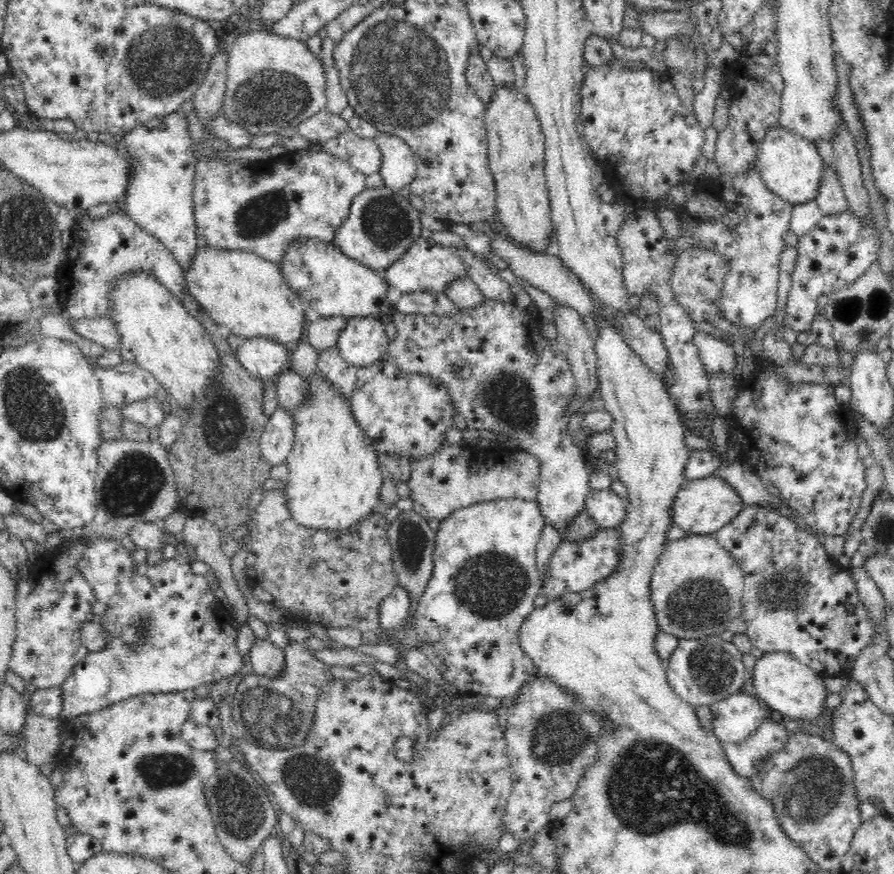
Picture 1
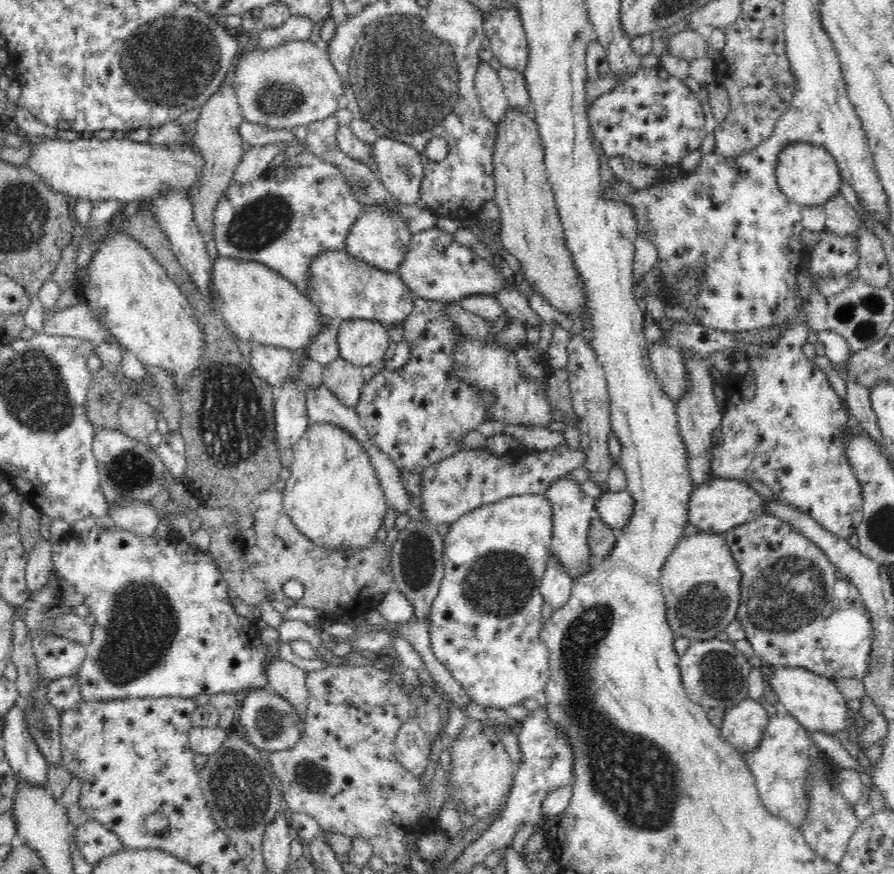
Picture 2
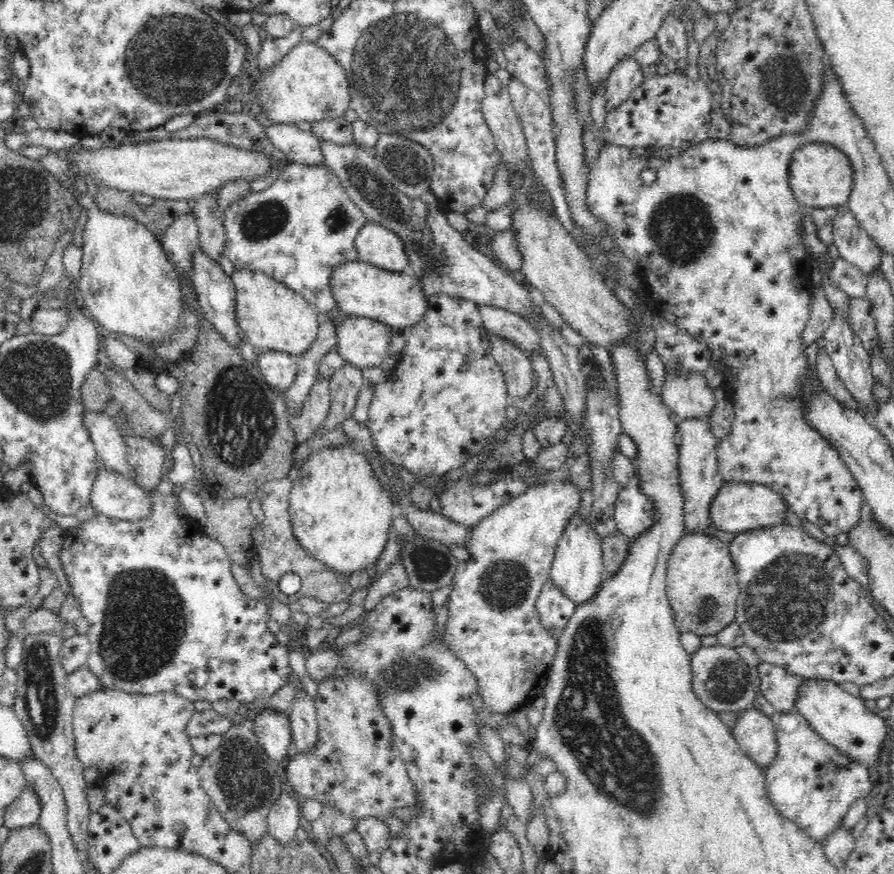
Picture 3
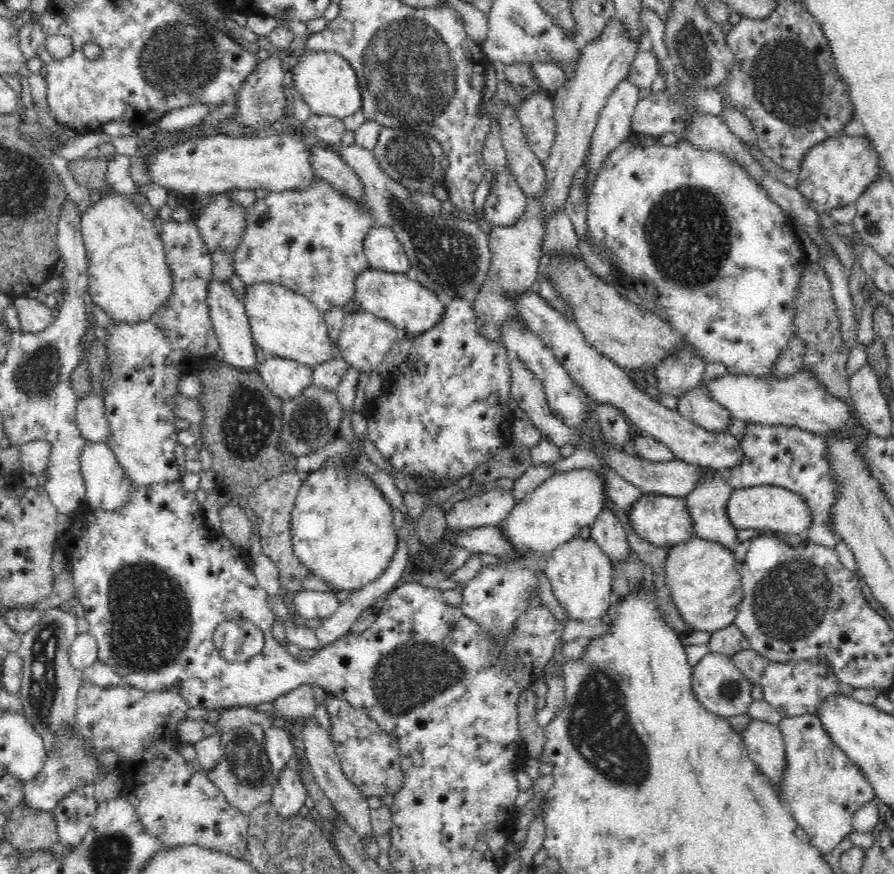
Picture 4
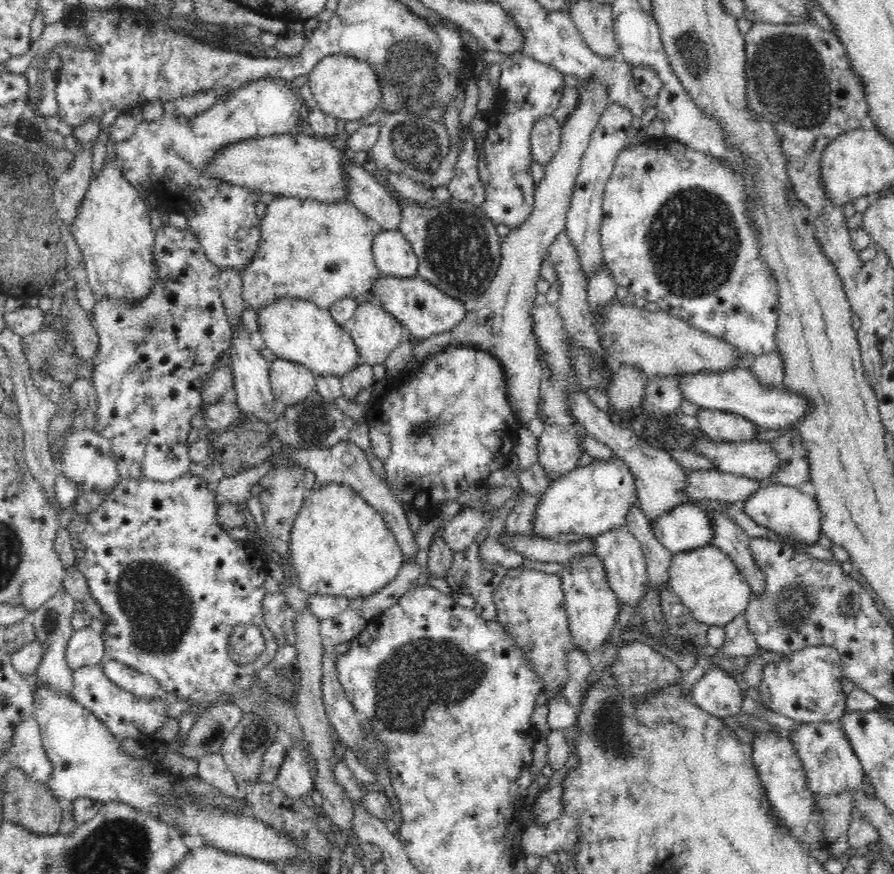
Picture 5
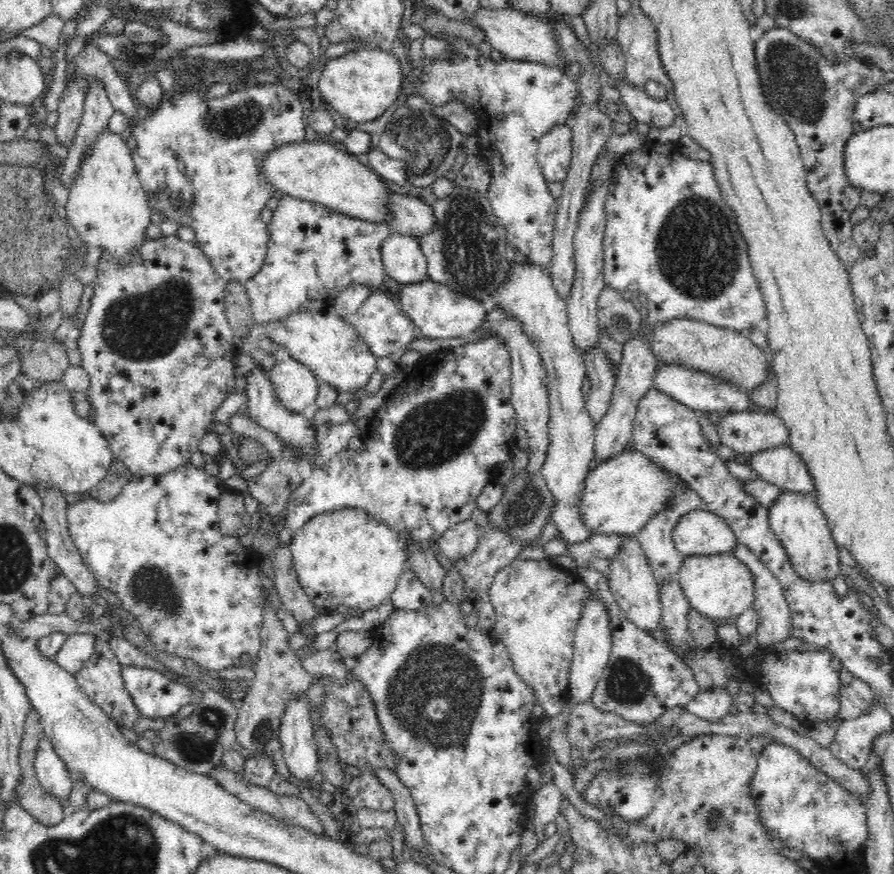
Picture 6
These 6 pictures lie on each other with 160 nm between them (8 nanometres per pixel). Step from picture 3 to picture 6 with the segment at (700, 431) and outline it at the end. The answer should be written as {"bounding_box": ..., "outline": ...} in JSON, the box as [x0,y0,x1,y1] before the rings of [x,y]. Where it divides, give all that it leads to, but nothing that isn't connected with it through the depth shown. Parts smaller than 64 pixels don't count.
{"bounding_box":[731,542,793,646],"outline":[[[740,542],[736,543],[731,554],[741,560],[750,569],[751,575],[754,576],[754,589],[756,589],[754,595],[756,595],[756,598],[754,598],[751,607],[756,610],[759,620],[756,633],[760,646],[771,646],[791,637],[790,633],[793,631],[791,610],[784,597],[784,590],[776,576],[746,545]]]}

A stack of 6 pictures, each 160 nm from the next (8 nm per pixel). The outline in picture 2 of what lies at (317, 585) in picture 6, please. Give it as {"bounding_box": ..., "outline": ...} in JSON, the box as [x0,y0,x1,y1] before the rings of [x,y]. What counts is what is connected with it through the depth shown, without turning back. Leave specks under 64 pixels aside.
{"bounding_box":[283,422,388,551],"outline":[[[311,422],[294,445],[294,462],[290,466],[290,478],[283,490],[284,513],[290,516],[298,531],[317,545],[328,547],[332,551],[345,551],[346,547],[361,551],[362,547],[376,537],[388,508],[376,470],[360,441],[332,423]]]}

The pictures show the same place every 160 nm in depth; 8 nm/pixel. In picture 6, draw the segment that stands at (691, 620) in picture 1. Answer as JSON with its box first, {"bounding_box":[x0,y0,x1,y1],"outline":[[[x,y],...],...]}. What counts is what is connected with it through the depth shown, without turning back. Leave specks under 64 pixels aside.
{"bounding_box":[678,552,756,620],"outline":[[[728,552],[684,557],[678,574],[678,582],[691,608],[712,620],[735,620],[756,598],[750,569]]]}

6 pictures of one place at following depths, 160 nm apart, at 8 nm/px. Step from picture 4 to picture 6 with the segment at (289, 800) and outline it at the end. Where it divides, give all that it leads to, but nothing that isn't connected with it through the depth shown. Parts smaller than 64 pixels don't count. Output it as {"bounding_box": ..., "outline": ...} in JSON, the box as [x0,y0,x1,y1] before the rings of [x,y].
{"bounding_box":[279,696,319,785],"outline":[[[300,696],[290,700],[282,714],[279,741],[284,762],[290,774],[308,785],[319,764],[314,726],[310,720],[307,698]]]}

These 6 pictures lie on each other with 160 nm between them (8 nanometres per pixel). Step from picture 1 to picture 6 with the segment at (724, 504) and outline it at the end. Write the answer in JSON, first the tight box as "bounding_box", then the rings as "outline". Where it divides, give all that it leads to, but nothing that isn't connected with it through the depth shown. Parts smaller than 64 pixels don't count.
{"bounding_box":[768,492,840,582],"outline":[[[784,492],[768,507],[770,529],[780,539],[790,557],[790,564],[806,581],[833,582],[840,572],[838,545],[834,542],[828,520],[811,494]]]}

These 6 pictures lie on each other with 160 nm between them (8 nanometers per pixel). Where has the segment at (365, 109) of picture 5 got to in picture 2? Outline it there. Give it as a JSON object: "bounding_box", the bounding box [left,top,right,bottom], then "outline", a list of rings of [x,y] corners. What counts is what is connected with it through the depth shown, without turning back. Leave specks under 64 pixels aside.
{"bounding_box":[233,41,344,130],"outline":[[[310,41],[288,42],[270,50],[257,47],[252,52],[240,53],[234,69],[233,89],[244,121],[274,130],[291,129],[294,126],[307,127],[310,123],[326,120],[338,110],[338,101],[344,96],[341,78],[330,62],[327,50]]]}

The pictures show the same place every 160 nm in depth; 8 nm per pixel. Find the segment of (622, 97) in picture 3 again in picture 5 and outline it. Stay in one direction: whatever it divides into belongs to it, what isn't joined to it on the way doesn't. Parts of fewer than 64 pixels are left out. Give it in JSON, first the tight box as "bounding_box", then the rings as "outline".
{"bounding_box":[564,103,633,278],"outline":[[[612,103],[600,116],[598,124],[592,133],[590,142],[581,160],[580,172],[576,178],[571,206],[567,212],[566,228],[564,232],[572,240],[580,267],[587,278],[597,271],[605,262],[603,259],[602,241],[600,241],[600,229],[603,223],[603,194],[606,183],[613,173],[615,162],[620,151],[626,146],[628,128],[632,124],[633,115],[626,106]]]}

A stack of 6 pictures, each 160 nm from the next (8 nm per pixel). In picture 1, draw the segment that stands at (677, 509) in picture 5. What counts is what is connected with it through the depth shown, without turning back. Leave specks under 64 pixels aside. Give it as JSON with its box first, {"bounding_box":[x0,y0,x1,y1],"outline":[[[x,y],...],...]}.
{"bounding_box":[585,490,628,529],"outline":[[[612,490],[589,491],[585,499],[586,511],[603,529],[619,527],[626,517],[628,502]]]}

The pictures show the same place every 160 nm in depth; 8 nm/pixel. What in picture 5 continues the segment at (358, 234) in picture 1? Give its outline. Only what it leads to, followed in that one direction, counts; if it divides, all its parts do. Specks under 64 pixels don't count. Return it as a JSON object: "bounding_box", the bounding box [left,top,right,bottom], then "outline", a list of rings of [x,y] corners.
{"bounding_box":[372,229,419,277],"outline":[[[382,229],[373,241],[372,253],[380,277],[415,276],[419,265],[418,257],[398,229]]]}

